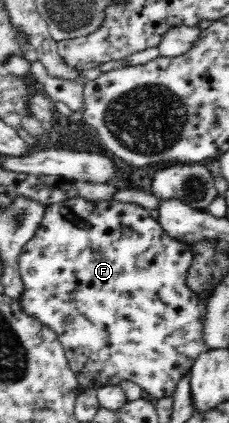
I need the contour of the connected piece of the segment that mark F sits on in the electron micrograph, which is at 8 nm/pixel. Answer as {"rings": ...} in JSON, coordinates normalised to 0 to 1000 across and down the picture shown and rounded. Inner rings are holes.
{"rings":[[[345,461],[284,475],[214,482],[170,541],[144,565],[100,584],[79,626],[100,671],[79,702],[83,726],[140,745],[179,766],[227,778],[284,823],[293,853],[328,879],[354,920],[432,920],[467,910],[511,910],[528,901],[581,901],[616,913],[629,936],[664,946],[755,936],[782,901],[830,884],[834,868],[878,835],[908,827],[886,792],[886,757],[904,735],[904,704],[865,695],[817,674],[838,626],[838,593],[821,574],[769,567],[703,537],[690,520],[651,506],[655,496],[572,480],[520,480],[493,470],[397,475]]]}

